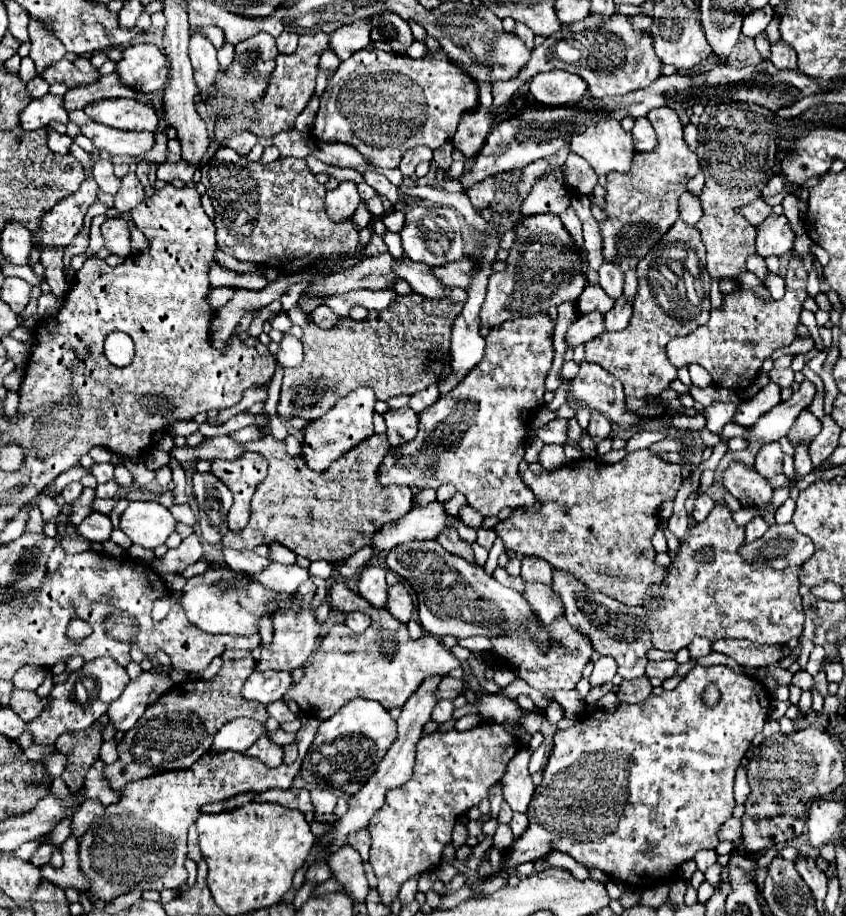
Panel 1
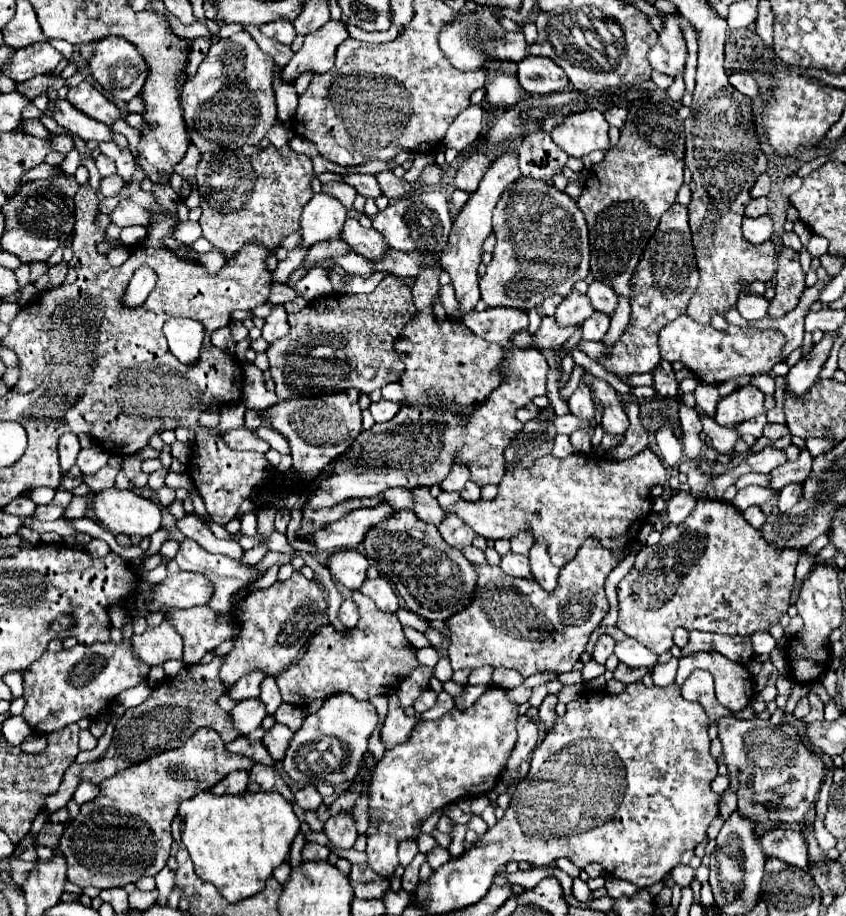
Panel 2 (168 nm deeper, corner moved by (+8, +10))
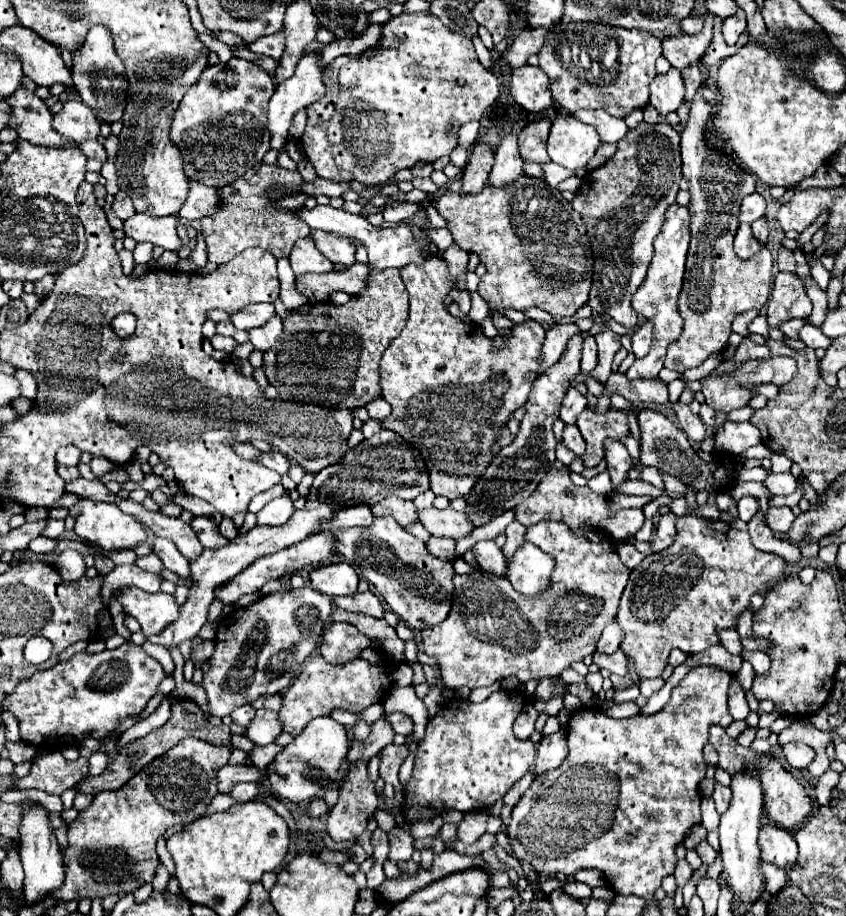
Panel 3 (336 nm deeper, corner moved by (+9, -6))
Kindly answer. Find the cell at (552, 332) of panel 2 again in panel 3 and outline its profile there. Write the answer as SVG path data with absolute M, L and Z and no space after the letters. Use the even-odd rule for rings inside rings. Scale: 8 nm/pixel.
M430 258L422 266L408 264L400 270L400 276L410 294L410 318L400 332L382 354L380 362L380 386L382 398L392 404L392 414L382 422L382 428L398 432L406 442L416 446L422 452L422 458L430 472L430 486L436 496L446 496L448 500L456 500L460 496L468 496L476 478L466 478L462 474L446 474L444 468L466 468L458 466L458 460L492 460L490 446L498 436L498 428L506 424L512 412L524 406L528 400L528 392L532 390L534 380L538 378L540 368L540 348L544 344L544 328L526 320L518 324L512 332L508 344L500 350L490 346L490 338L486 338L478 324L456 320L444 310L442 300L452 290L452 282L442 258Z

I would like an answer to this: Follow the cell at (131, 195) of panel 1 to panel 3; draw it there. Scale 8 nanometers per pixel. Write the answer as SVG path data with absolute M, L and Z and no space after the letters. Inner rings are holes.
M86 140L80 144L80 150L88 156L88 158L98 158L102 164L108 162L108 156L106 156L106 150L104 146L98 142L98 140Z

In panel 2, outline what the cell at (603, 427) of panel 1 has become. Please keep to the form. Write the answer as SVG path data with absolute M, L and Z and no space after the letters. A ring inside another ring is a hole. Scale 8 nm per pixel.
M579 384L579 388L567 400L569 412L583 420L593 420L593 402L591 402L591 388L587 384Z

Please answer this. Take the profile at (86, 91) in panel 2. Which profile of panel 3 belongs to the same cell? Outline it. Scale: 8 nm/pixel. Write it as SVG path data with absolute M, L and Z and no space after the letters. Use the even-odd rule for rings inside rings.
M76 100L66 102L64 108L54 116L54 128L74 142L84 142L100 136L100 120L84 102Z

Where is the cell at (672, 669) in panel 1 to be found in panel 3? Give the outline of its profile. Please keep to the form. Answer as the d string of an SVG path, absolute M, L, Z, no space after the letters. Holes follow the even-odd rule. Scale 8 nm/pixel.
M622 650L610 654L610 656L604 656L604 654L594 654L594 664L598 668L604 668L612 674L618 674L618 676L626 676L630 670L628 670L628 660L624 656Z

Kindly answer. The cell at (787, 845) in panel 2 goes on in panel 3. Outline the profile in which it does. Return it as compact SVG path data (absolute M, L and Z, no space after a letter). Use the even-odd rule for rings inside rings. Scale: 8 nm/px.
M768 824L760 830L758 844L762 850L764 862L770 862L784 872L788 872L788 868L792 868L792 864L796 864L798 848L796 848L796 840L792 838L790 832Z

